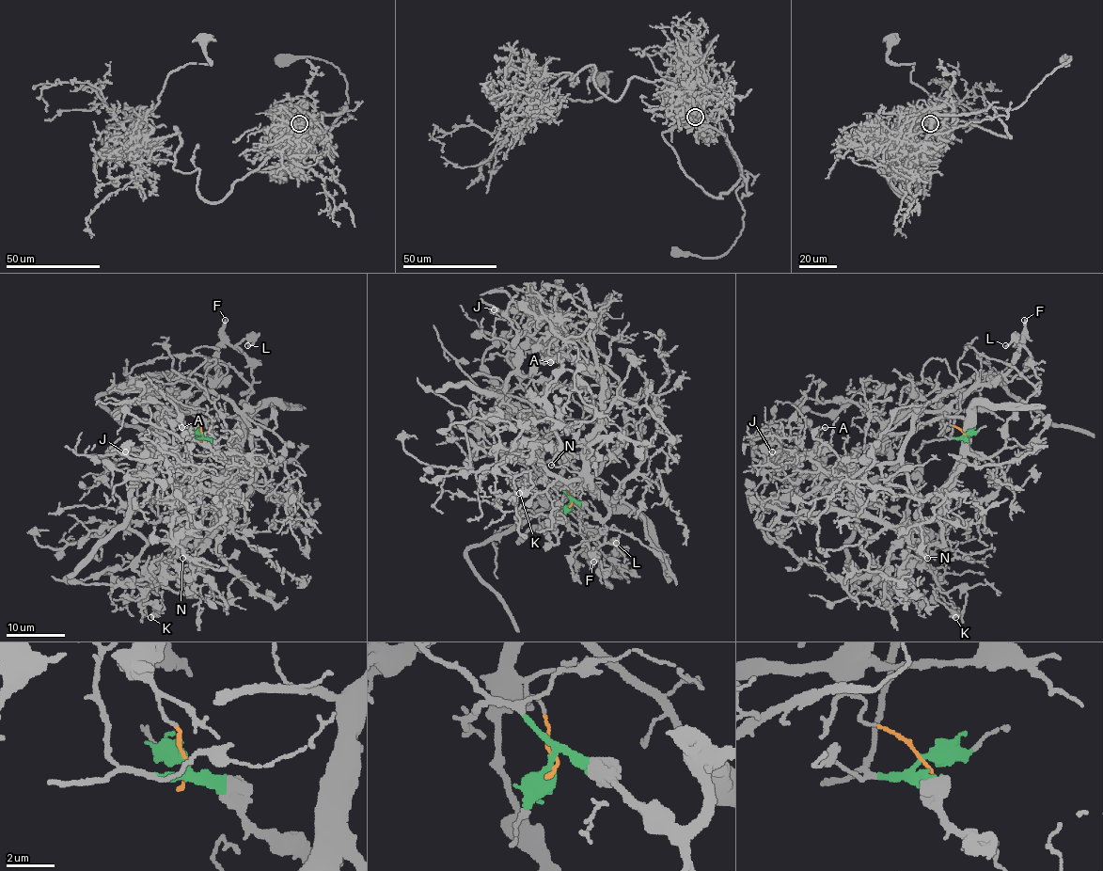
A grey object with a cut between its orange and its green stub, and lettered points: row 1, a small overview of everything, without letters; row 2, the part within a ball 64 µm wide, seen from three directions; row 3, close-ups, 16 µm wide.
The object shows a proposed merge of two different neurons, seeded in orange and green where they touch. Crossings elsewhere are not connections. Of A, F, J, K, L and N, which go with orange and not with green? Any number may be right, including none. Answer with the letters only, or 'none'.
A, F, J, L

